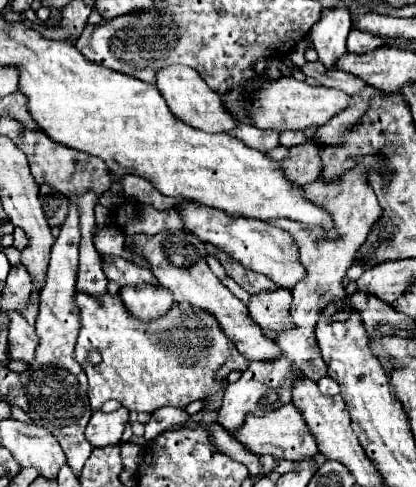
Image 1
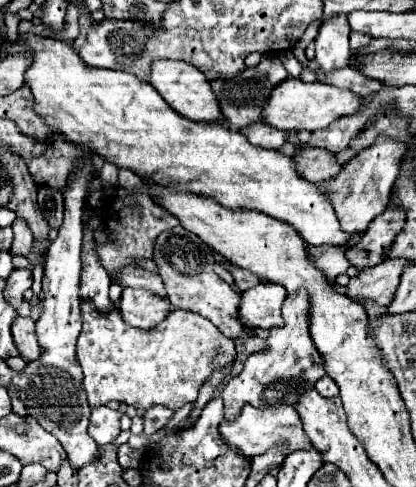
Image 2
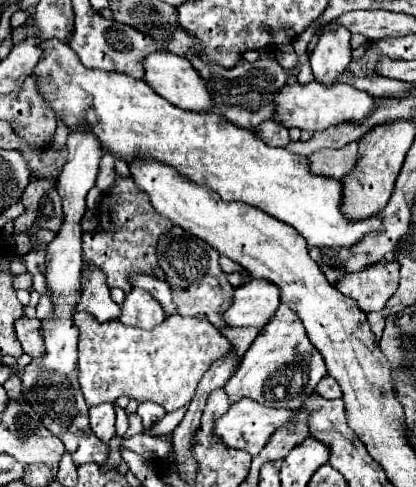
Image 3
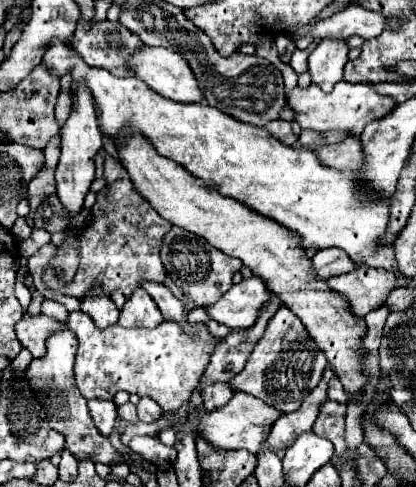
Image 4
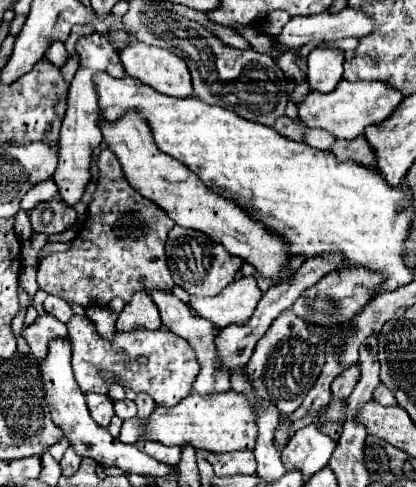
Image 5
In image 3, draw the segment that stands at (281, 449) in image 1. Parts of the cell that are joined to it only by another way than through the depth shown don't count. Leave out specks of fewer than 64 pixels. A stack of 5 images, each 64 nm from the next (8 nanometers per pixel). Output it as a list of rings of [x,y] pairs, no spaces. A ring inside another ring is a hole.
[[[242,398],[238,402],[234,402],[228,412],[224,416],[220,416],[214,424],[214,436],[218,436],[228,448],[238,448],[238,450],[246,450],[248,454],[256,456],[264,444],[268,442],[268,436],[272,436],[272,432],[280,426],[286,424],[292,418],[290,410],[278,410],[278,408],[266,408],[262,404],[258,404],[256,400],[250,398]]]

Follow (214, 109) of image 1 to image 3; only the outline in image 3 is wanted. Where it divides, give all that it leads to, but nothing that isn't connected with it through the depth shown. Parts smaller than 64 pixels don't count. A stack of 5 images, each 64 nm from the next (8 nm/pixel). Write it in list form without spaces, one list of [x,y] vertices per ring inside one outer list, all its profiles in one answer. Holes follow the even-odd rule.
[[[156,50],[156,52],[150,52],[144,58],[142,64],[144,64],[144,82],[156,94],[160,94],[162,98],[166,98],[174,106],[184,108],[184,110],[198,110],[198,112],[212,108],[212,100],[208,96],[208,90],[204,88],[204,82],[200,80],[198,72],[192,68],[192,64],[186,58],[182,58],[182,56],[174,54],[174,52]]]

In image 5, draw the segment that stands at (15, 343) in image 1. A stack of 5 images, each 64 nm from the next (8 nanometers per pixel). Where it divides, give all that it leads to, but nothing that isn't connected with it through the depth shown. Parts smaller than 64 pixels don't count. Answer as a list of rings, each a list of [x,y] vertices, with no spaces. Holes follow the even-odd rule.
[[[42,314],[36,318],[36,322],[32,326],[24,328],[22,336],[30,344],[32,354],[42,360],[48,354],[50,340],[68,338],[68,330],[66,330],[66,324],[62,324],[58,318],[54,318],[50,314]]]

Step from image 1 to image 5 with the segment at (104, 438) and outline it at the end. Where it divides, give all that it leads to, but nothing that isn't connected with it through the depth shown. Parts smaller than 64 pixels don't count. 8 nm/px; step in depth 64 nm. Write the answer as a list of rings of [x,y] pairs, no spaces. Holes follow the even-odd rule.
[[[88,392],[88,394],[86,394],[86,402],[88,402],[88,408],[90,408],[92,418],[94,418],[100,426],[108,426],[108,424],[110,424],[110,418],[114,416],[112,400],[110,400],[108,396]]]

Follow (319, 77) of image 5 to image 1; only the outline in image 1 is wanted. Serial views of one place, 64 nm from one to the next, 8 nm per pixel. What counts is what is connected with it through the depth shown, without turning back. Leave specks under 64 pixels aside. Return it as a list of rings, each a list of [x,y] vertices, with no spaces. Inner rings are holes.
[[[348,8],[322,10],[320,20],[312,26],[312,44],[318,52],[318,60],[332,70],[336,62],[348,52],[346,38],[352,30],[352,18]]]

